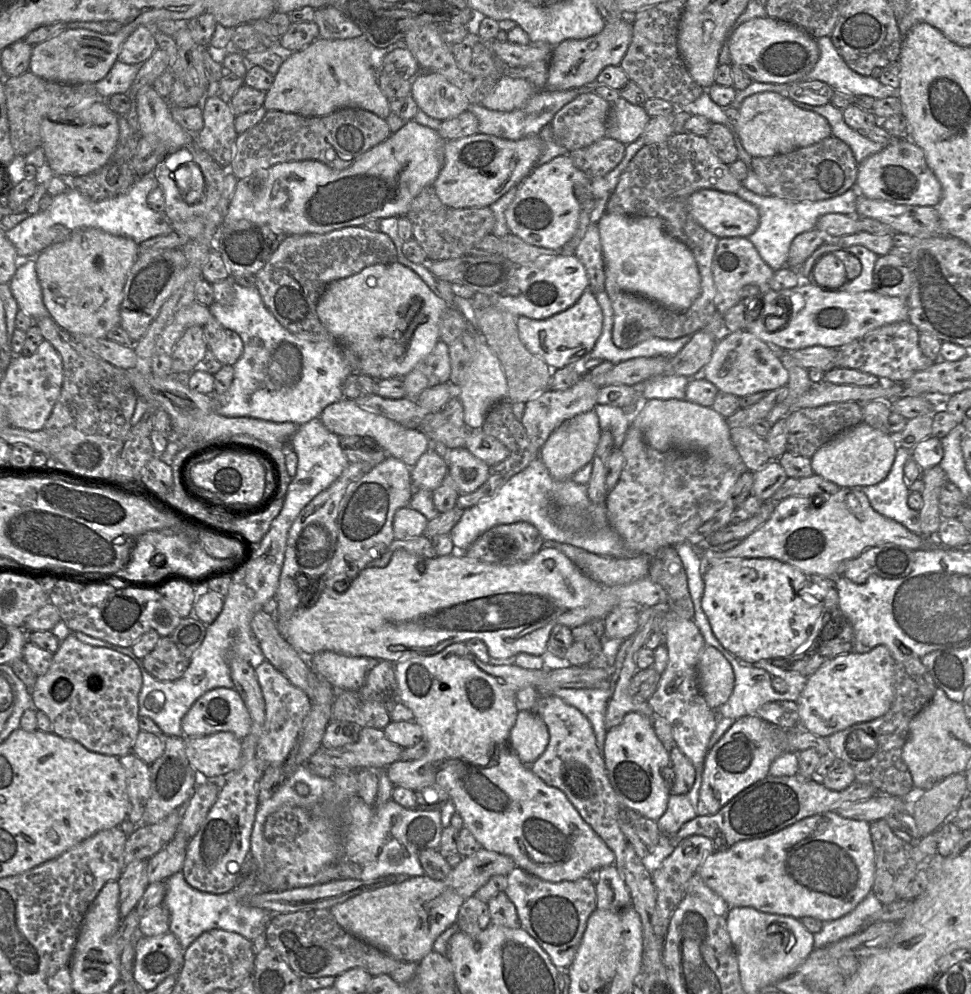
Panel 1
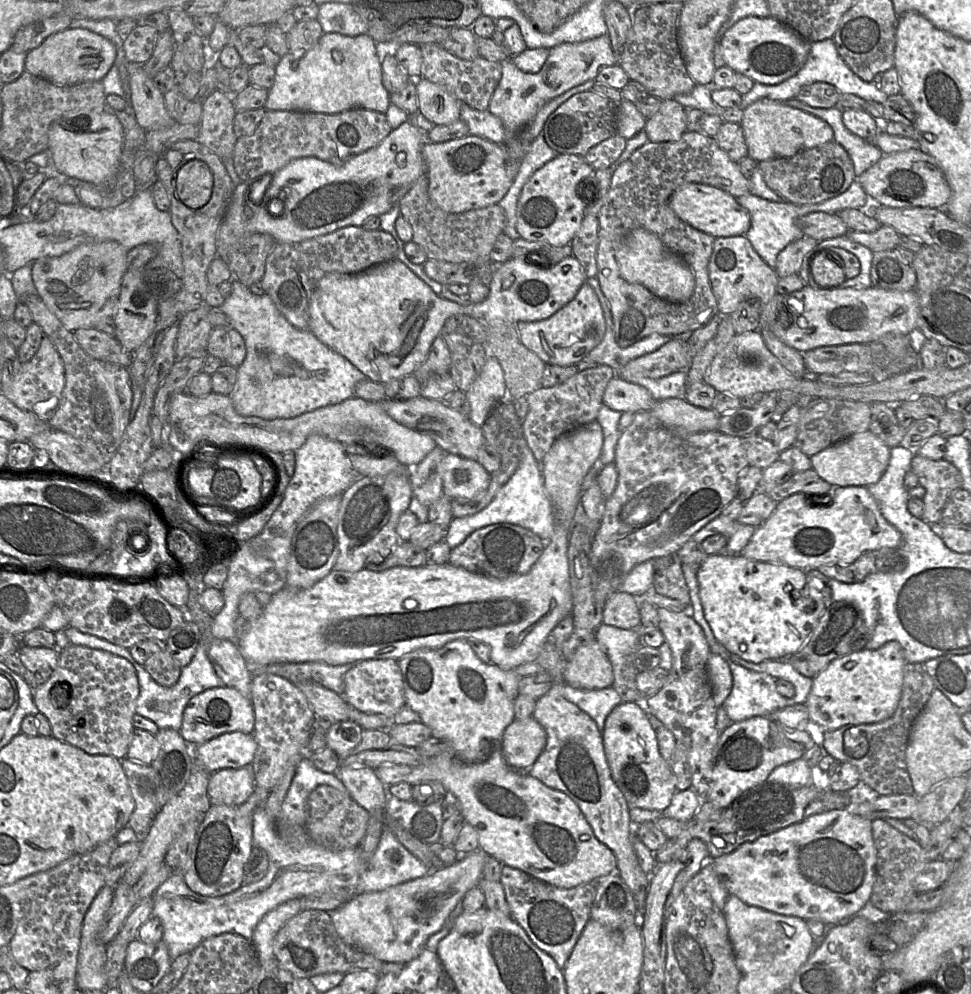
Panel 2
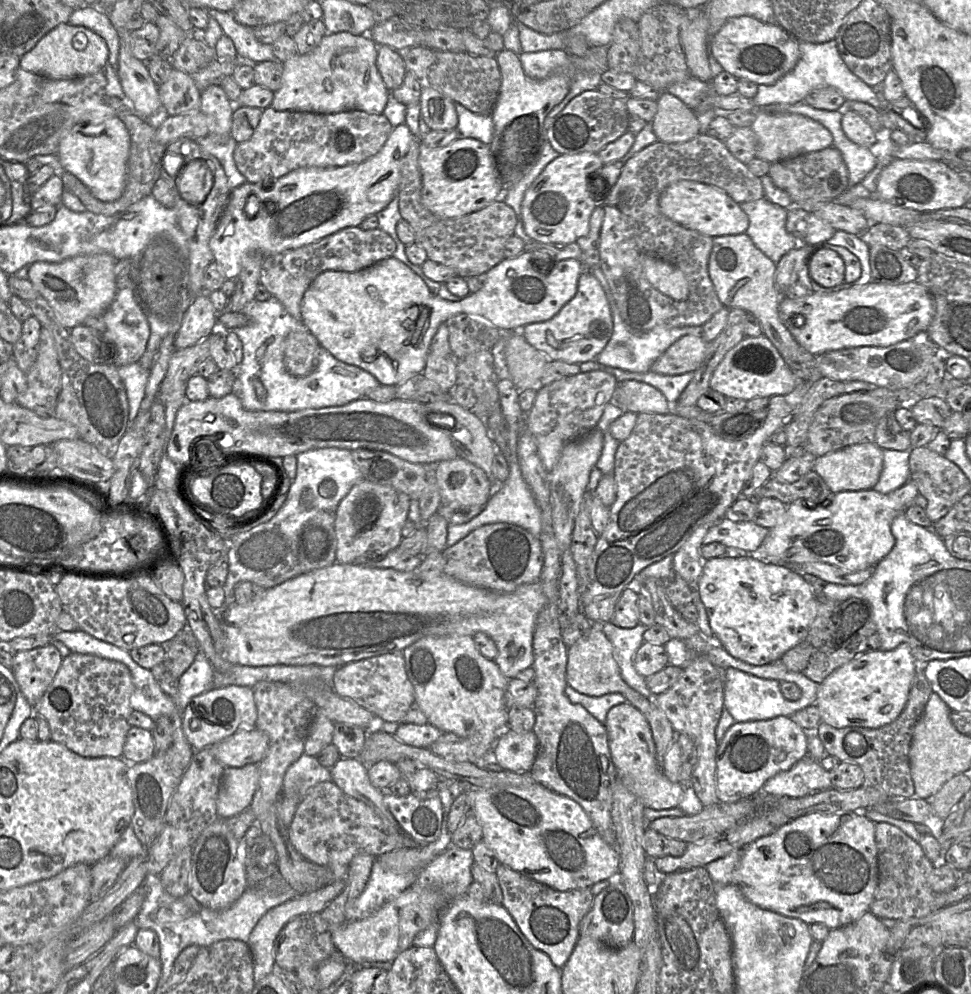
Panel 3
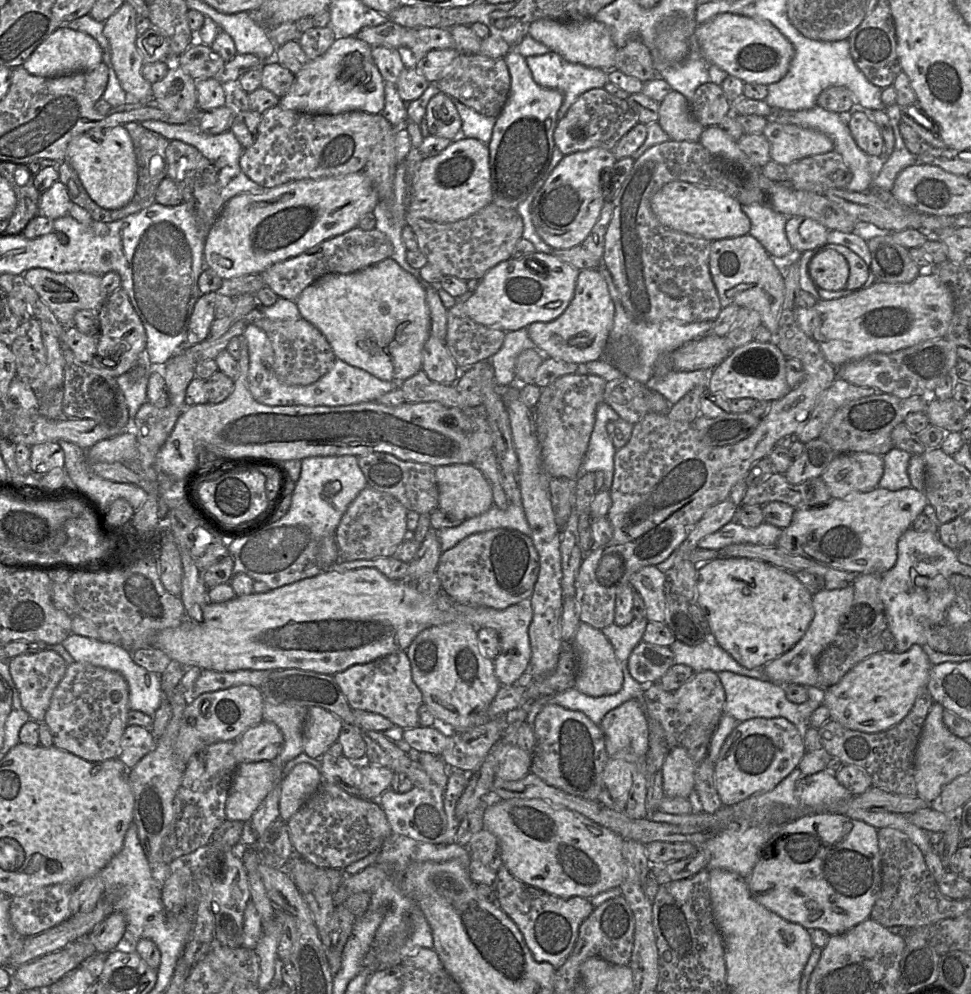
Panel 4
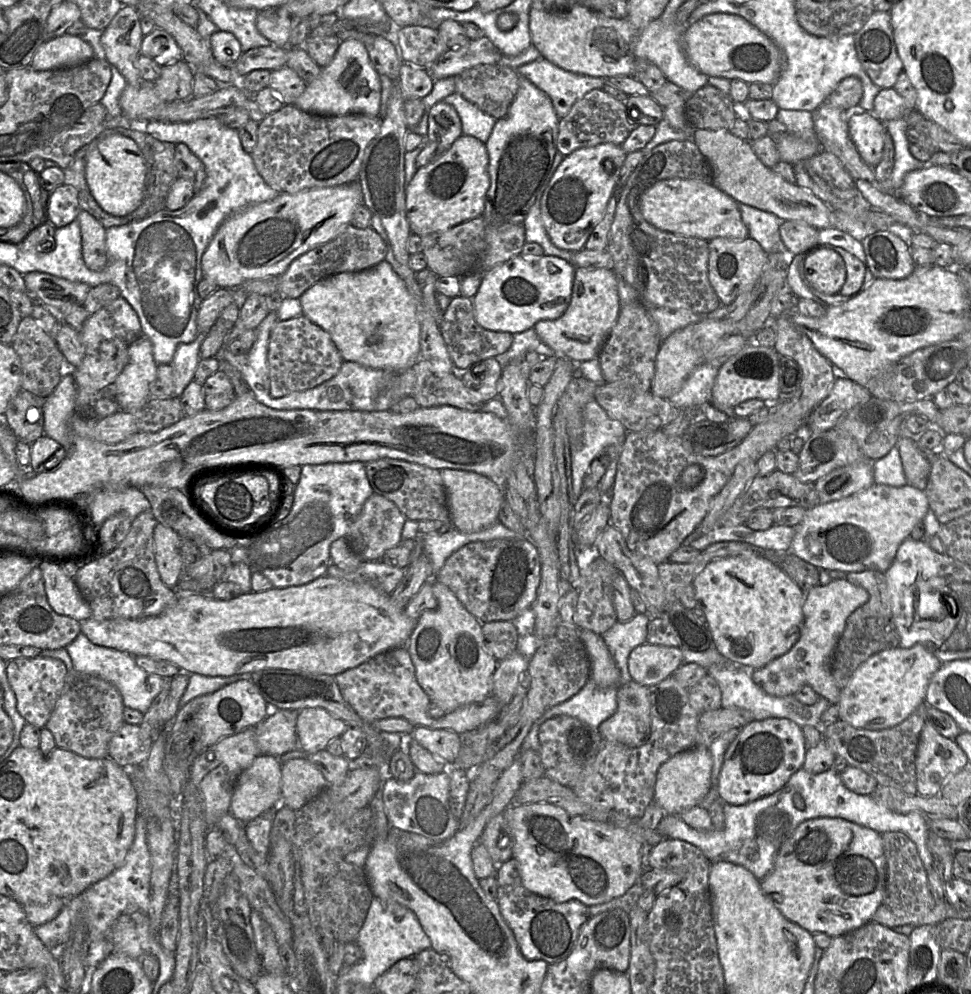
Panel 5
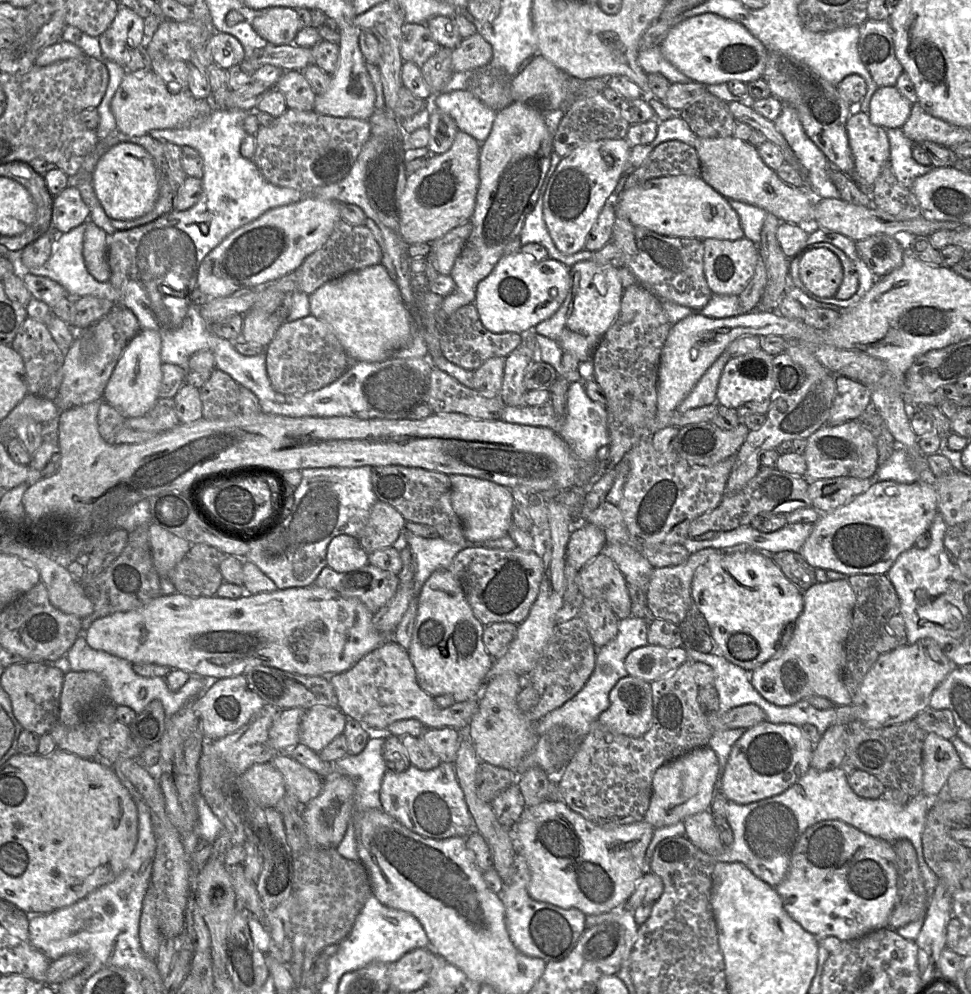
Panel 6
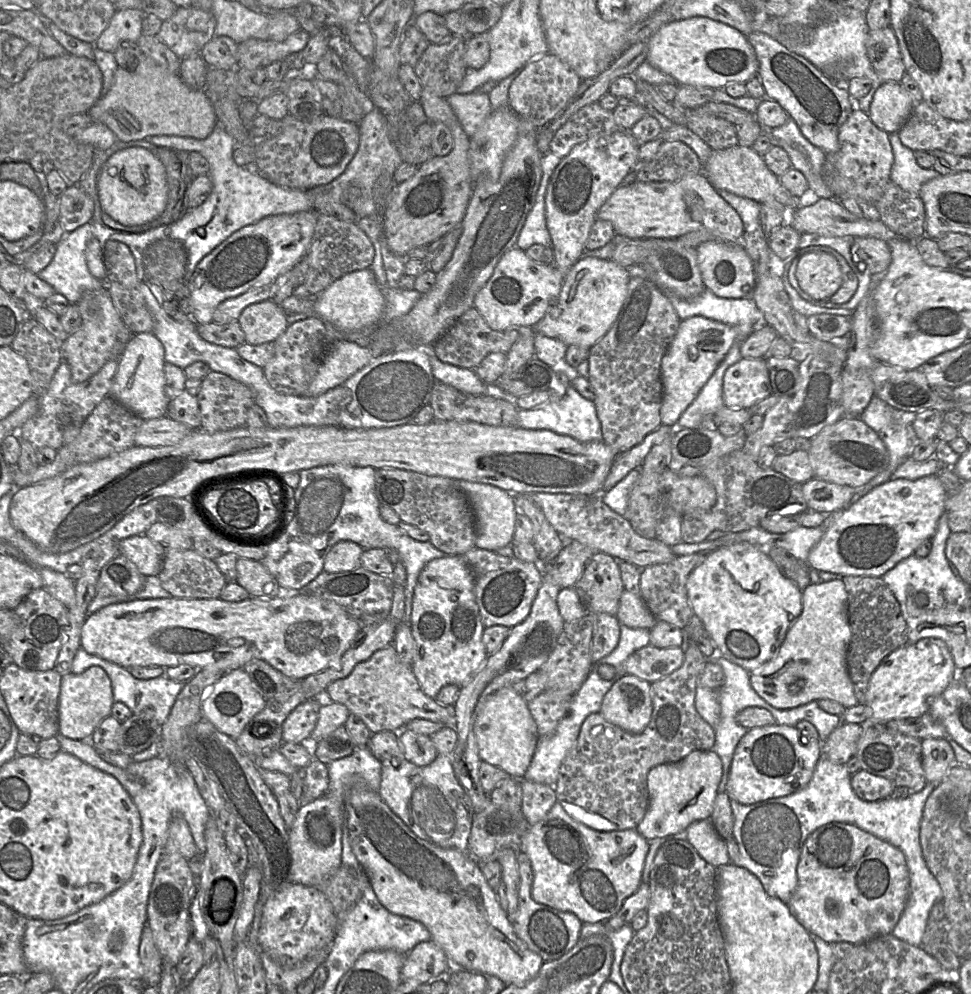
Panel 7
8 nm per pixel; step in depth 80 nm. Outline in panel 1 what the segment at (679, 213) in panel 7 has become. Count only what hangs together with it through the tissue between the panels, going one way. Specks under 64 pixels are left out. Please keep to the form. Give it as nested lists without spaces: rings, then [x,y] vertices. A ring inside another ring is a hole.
[[[701,189],[688,199],[694,220],[718,238],[749,237],[759,226],[757,208],[733,193]]]

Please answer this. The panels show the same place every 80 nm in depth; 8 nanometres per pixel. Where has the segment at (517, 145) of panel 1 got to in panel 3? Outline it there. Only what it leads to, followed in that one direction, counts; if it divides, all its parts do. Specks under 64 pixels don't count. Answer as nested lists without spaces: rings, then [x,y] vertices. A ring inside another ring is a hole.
[[[420,135],[419,139],[420,140],[419,166],[422,176],[421,202],[430,212],[443,218],[456,218],[478,211],[490,205],[494,201],[496,200],[498,201],[498,195],[501,191],[501,183],[497,176],[494,160],[489,145],[486,145],[473,138],[460,137],[442,148],[429,148],[421,142],[421,136],[422,135]]]

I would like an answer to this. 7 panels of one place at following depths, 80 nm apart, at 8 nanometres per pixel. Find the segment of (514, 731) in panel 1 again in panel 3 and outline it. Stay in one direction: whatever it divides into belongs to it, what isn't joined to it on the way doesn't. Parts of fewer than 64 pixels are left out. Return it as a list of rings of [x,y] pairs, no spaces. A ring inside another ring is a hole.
[[[505,729],[494,745],[498,765],[515,773],[529,772],[538,750],[538,739],[534,731],[516,733]]]

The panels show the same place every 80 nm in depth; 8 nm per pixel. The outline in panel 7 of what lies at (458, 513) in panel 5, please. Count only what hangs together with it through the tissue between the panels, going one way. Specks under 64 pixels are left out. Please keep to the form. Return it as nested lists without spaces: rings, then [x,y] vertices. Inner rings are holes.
[[[458,480],[458,484],[467,496],[475,515],[475,546],[480,549],[496,552],[498,549],[512,544],[517,515],[514,495],[490,484],[468,480]]]

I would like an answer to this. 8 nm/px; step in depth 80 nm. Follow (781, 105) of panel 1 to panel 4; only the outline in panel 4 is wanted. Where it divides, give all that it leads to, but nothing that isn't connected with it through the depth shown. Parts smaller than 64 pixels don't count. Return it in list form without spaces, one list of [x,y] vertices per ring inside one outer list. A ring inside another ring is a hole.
[[[767,122],[763,135],[770,144],[771,160],[783,166],[834,150],[833,142],[824,133],[794,124]]]

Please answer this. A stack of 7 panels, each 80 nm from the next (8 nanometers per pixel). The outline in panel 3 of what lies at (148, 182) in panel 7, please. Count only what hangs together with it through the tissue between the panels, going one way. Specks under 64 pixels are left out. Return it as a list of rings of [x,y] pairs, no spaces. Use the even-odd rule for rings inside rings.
[[[113,116],[99,124],[75,125],[60,139],[57,157],[62,170],[76,176],[98,200],[113,202],[125,189],[129,152],[129,131]]]

